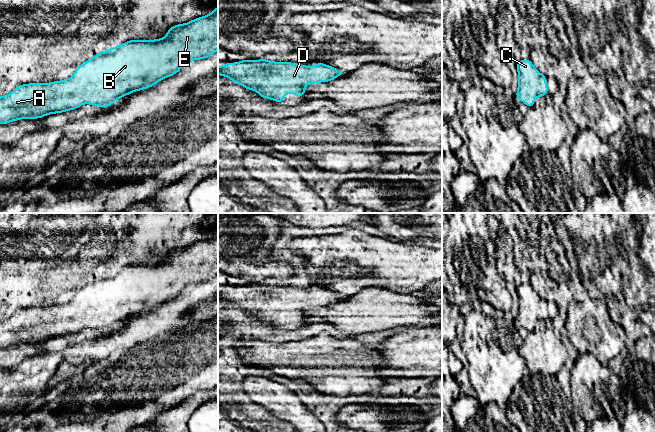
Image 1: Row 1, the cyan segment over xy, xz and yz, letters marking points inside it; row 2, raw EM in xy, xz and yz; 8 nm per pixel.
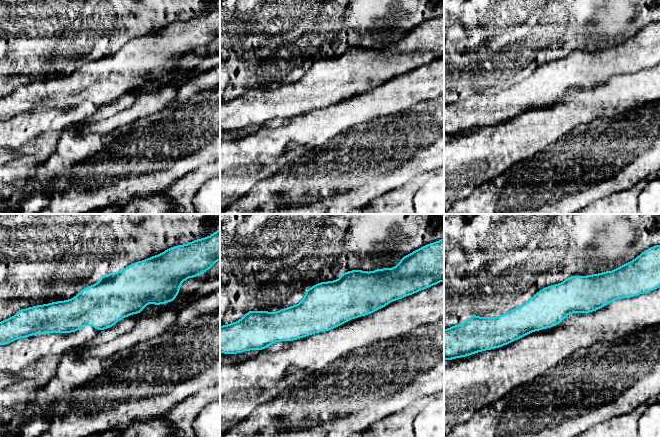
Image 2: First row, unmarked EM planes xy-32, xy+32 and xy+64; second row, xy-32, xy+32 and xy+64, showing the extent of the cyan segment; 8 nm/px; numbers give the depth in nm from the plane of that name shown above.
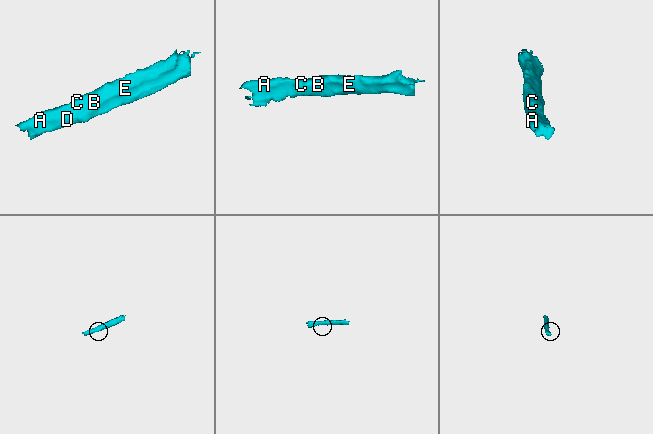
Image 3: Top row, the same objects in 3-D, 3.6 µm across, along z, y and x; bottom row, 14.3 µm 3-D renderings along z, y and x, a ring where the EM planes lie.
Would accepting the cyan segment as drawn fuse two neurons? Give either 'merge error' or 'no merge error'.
no merge error

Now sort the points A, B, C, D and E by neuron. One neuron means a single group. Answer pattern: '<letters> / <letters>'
A B C D E

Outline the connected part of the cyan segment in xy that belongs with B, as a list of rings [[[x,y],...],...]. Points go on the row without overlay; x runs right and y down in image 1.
[[[218,230],[208,239],[172,250],[164,262],[128,264],[108,275],[97,276],[92,283],[78,289],[71,302],[17,310],[10,318],[0,320],[0,348],[43,342],[47,338],[77,333],[85,327],[108,331],[123,320],[152,311],[162,303],[175,299],[186,286],[209,282],[217,274]]]

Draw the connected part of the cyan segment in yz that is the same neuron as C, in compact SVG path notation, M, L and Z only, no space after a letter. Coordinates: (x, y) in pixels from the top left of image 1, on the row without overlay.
M522 283L516 287L516 291L518 314L515 321L531 332L538 320L548 318L547 301L534 291L530 283Z

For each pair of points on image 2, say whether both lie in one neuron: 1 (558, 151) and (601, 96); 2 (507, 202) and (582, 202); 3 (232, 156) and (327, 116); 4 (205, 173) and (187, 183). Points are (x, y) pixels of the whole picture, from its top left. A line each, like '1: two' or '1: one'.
1: two
2: one
3: one
4: one

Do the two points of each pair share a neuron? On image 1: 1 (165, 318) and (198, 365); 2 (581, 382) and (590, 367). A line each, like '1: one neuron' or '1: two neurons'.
1: two neurons
2: one neuron

